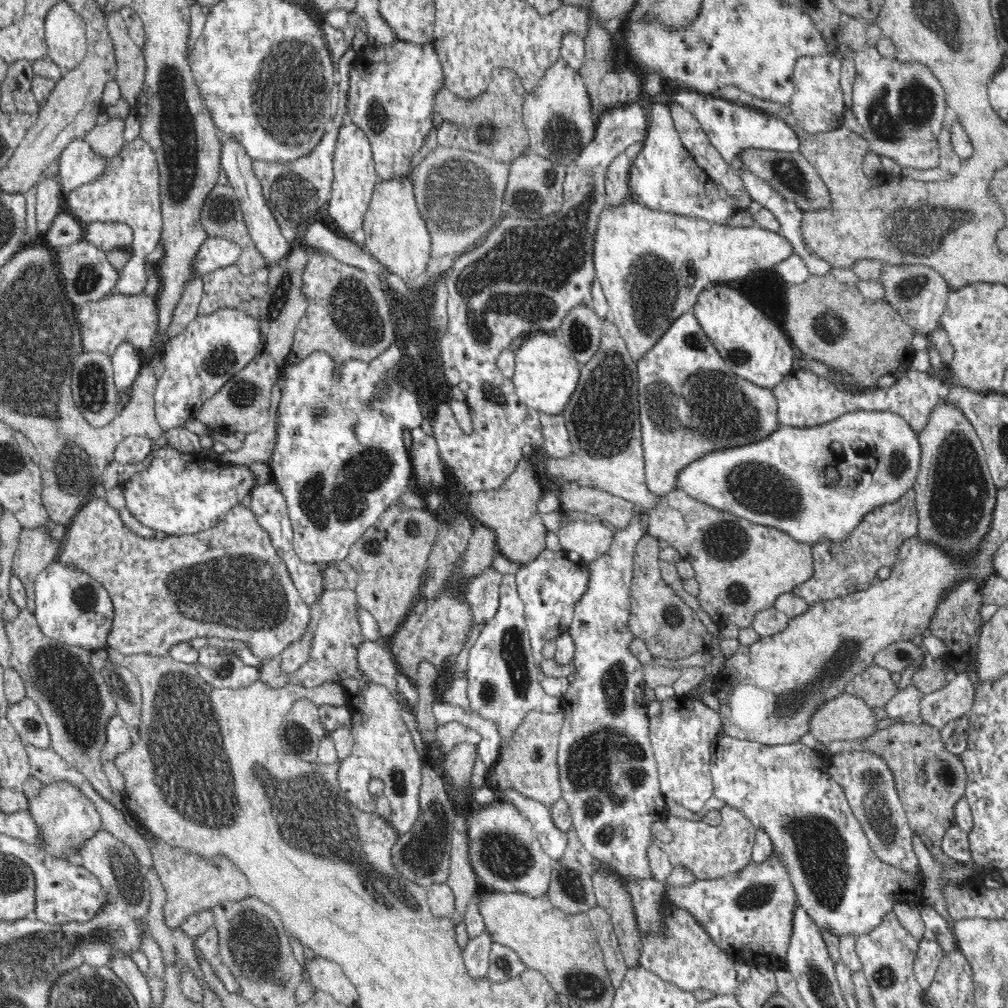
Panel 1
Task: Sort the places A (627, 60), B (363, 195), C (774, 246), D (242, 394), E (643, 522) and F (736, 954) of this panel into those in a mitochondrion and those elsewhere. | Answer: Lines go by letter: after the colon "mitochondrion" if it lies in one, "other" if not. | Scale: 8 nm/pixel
A: other
B: other
C: other
D: mitochondrion
E: other
F: other

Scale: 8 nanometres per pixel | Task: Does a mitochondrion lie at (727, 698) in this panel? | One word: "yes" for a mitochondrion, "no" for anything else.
no

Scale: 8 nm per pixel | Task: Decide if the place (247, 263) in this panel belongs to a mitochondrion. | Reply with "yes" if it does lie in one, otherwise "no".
no

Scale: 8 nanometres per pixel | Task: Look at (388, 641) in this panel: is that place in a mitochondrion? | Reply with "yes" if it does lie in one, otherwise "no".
no

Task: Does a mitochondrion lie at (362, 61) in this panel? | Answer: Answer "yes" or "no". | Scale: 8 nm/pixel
no

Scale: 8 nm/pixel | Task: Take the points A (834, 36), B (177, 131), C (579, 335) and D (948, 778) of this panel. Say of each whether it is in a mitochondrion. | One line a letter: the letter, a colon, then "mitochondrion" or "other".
A: other
B: mitochondrion
C: mitochondrion
D: mitochondrion

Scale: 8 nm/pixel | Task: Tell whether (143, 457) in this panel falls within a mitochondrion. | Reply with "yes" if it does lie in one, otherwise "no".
no

